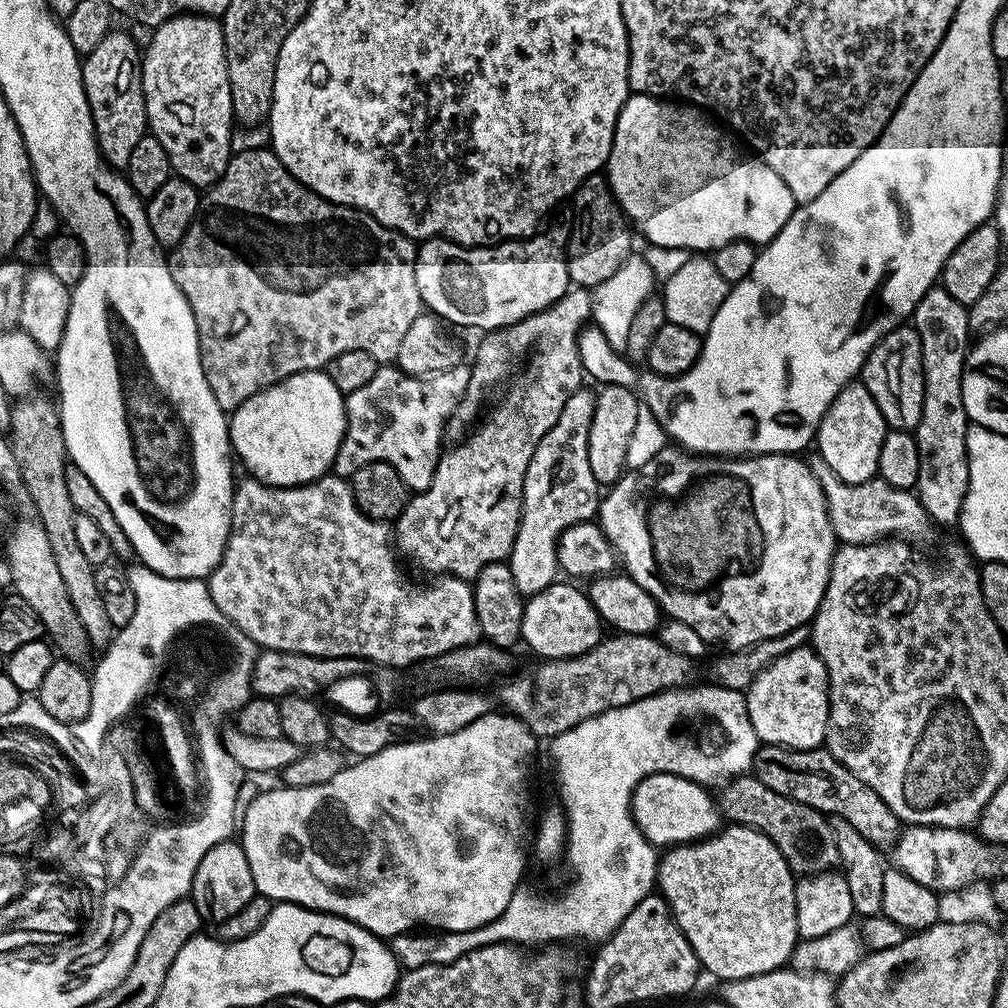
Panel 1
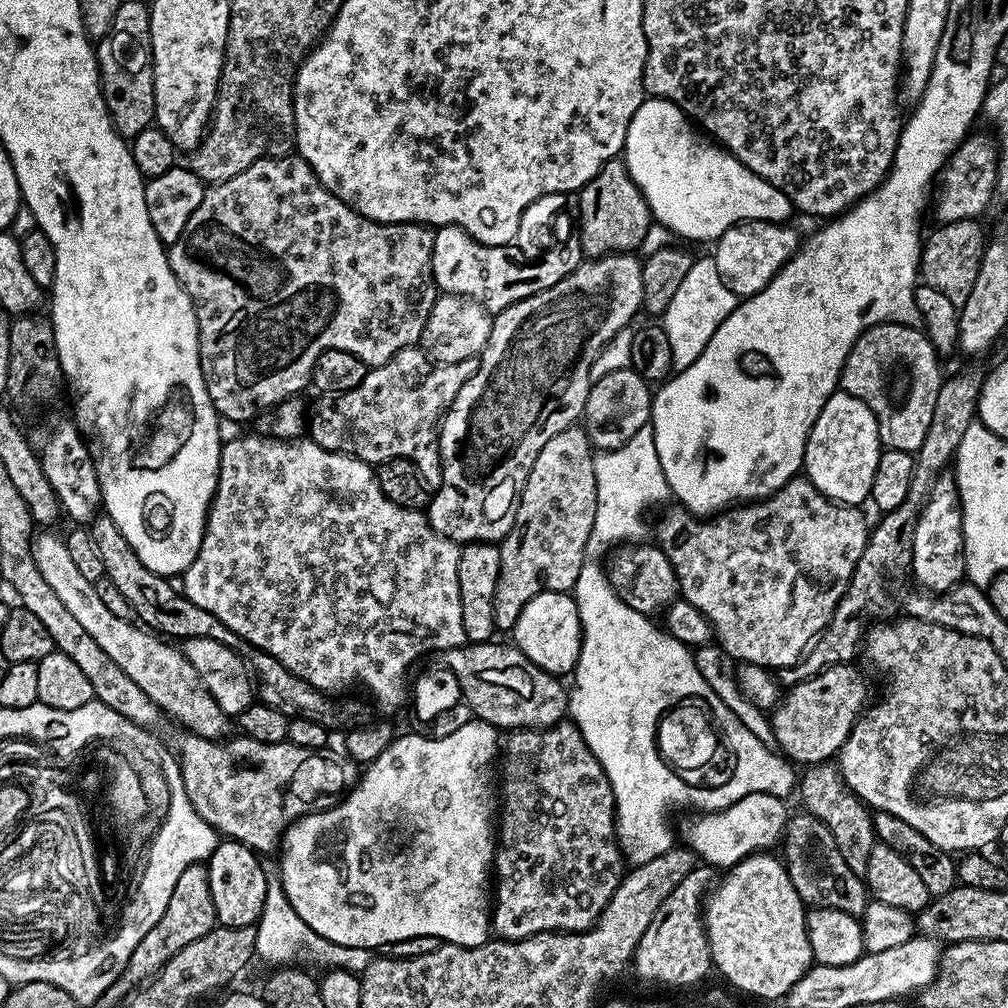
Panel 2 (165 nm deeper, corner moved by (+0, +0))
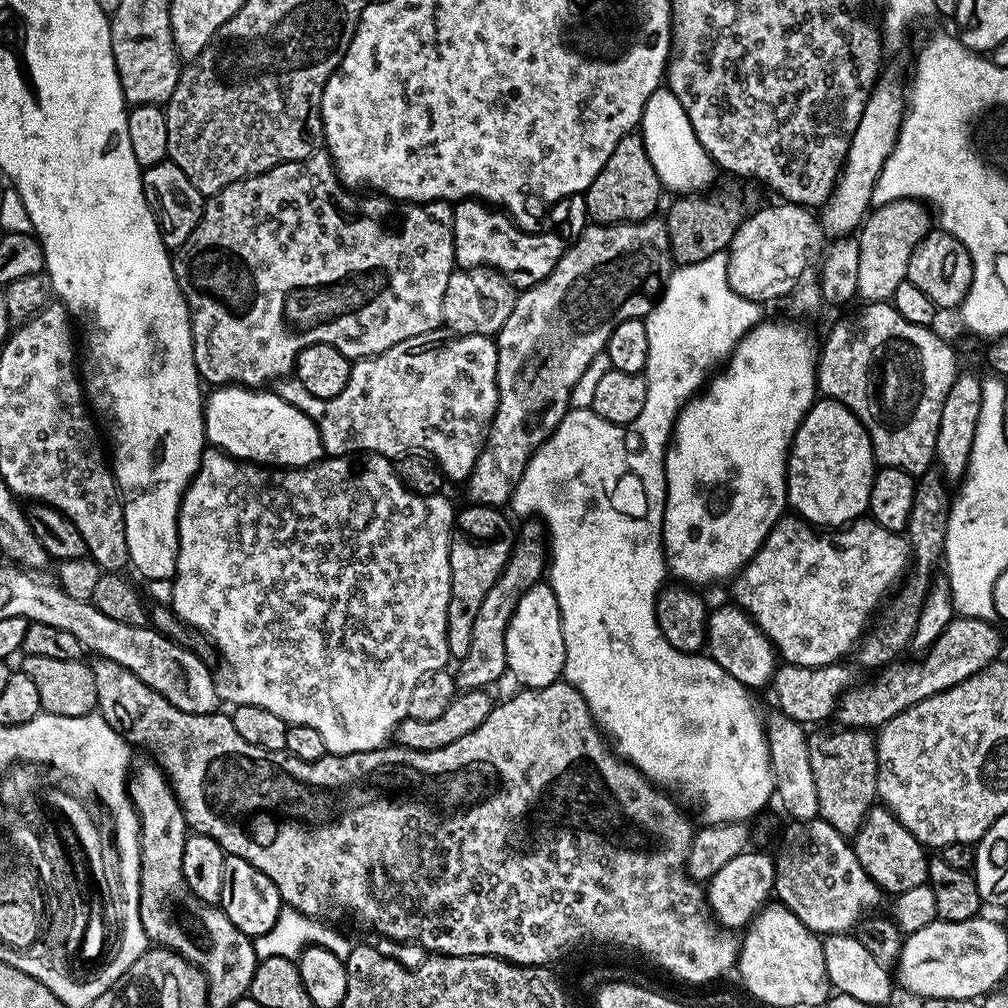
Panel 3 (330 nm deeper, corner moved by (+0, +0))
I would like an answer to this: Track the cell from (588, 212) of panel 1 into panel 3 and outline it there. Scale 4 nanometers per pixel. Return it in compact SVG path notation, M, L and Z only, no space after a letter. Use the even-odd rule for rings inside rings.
M639 131L627 132L614 146L614 154L606 158L606 166L598 170L598 178L590 182L587 192L583 193L588 218L594 224L639 224L641 220L651 220L657 215L658 196L662 185L658 170L646 154L644 139Z

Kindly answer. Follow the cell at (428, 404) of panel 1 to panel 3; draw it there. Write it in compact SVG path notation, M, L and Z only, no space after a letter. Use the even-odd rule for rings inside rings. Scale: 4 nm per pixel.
M427 332L425 336L406 338L406 342L398 342L398 346L390 346L390 350L382 354L355 361L346 390L329 400L314 398L314 394L295 378L279 381L274 391L316 423L329 457L377 452L380 456L399 458L405 452L428 452L440 463L440 469L449 481L464 482L472 475L484 439L488 437L488 429L496 417L500 397L498 349L493 337L482 334L452 334L447 337L449 340L439 340L438 337L436 332Z

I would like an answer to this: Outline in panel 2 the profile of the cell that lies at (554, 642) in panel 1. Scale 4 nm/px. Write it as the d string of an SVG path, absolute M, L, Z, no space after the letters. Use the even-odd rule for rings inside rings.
M543 592L530 598L522 614L518 614L518 622L512 627L510 636L515 647L520 648L522 654L526 654L530 662L534 662L534 666L557 678L564 678L567 672L569 675L580 657L580 643L584 637L575 595L566 592Z

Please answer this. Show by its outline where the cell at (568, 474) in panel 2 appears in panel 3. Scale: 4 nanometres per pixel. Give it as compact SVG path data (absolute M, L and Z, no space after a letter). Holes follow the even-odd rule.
M528 522L523 529L518 532L518 539L512 545L512 553L494 586L490 586L490 591L486 593L486 598L482 598L482 606L478 609L478 614L474 617L474 631L470 633L470 650L464 660L459 661L455 669L456 687L460 690L467 689L487 689L499 678L508 672L506 662L506 646L504 645L504 635L508 629L510 618L526 590L530 586L541 583L546 572L546 532L539 523Z

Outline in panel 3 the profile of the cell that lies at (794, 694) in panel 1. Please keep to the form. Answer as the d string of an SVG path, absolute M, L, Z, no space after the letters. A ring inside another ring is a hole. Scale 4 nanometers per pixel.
M956 616L950 626L937 631L936 641L917 664L893 662L883 669L881 676L884 677L881 680L849 688L836 705L835 723L845 728L879 730L886 722L890 722L890 718L902 714L907 708L914 707L934 694L950 690L986 666L997 663L1001 659L1000 647L1004 640L994 625L992 620Z

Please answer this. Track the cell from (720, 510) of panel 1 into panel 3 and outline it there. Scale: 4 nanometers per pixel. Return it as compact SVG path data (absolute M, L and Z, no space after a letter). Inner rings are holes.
M785 514L772 527L754 558L731 581L731 599L770 638L783 663L826 666L843 661L847 657L844 655L847 652L849 655L860 643L882 601L889 595L888 587L905 579L911 562L912 545L907 535L886 530L877 520L861 518L835 530L817 530L807 520Z

